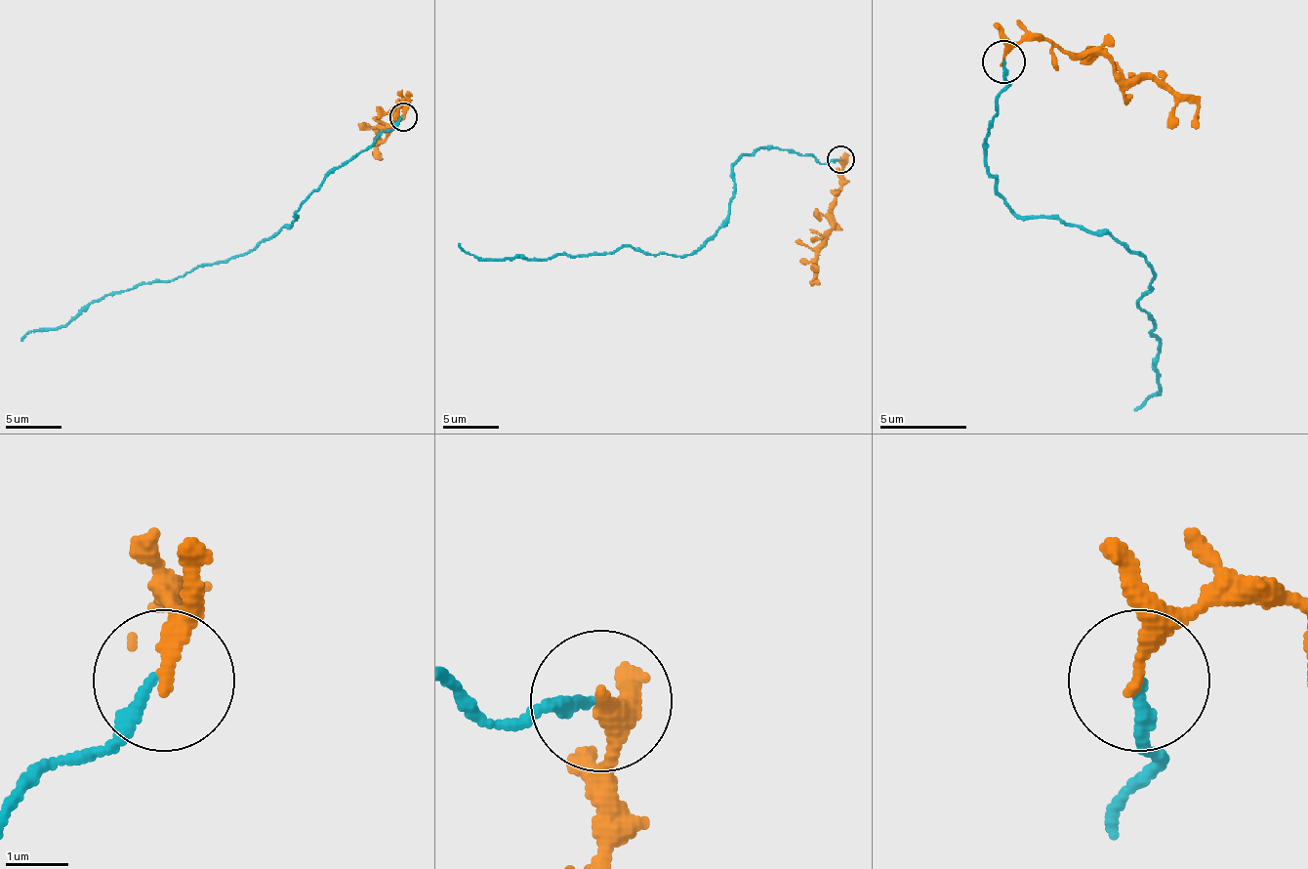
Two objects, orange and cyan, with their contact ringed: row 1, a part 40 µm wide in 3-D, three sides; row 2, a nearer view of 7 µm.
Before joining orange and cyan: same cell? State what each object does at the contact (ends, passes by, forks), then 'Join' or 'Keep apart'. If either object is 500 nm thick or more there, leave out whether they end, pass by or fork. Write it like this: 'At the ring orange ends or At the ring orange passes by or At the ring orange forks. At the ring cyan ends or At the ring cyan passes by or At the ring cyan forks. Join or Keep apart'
At the ring orange ends. At the ring cyan ends. Keep apart

